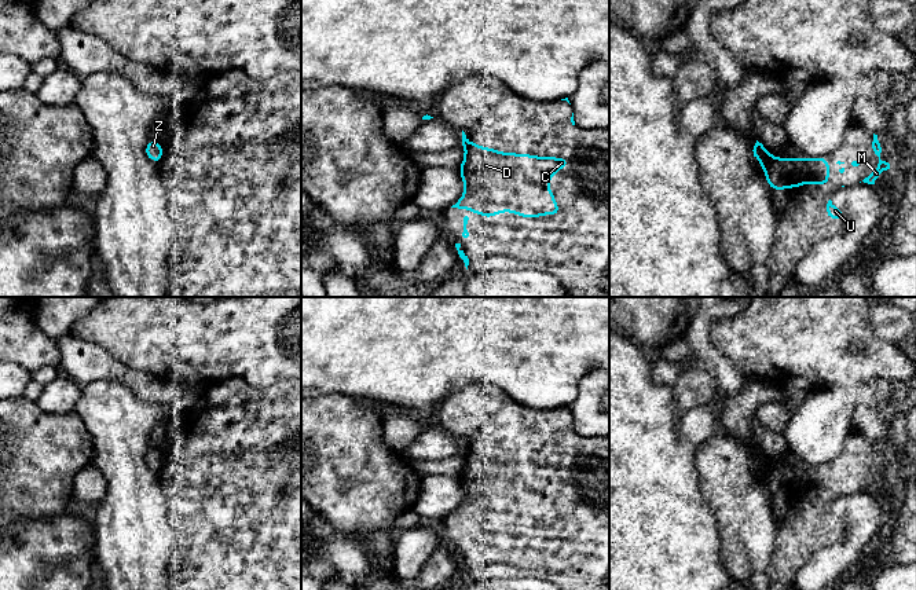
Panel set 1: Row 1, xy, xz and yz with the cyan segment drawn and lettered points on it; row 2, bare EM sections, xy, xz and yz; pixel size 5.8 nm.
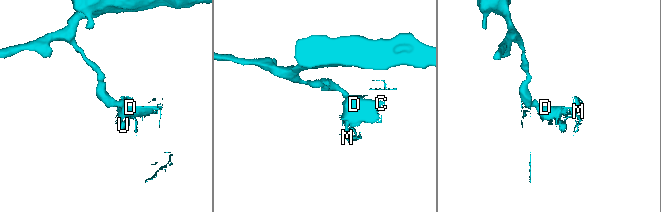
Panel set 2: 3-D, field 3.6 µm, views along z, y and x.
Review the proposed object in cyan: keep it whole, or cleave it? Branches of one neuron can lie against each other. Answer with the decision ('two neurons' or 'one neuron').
two neurons

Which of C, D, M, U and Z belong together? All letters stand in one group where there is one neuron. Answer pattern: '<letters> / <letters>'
C D M U / Z

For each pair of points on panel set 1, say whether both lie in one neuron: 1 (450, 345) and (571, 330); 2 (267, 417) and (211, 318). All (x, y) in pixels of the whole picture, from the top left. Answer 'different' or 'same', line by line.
1: same
2: different

